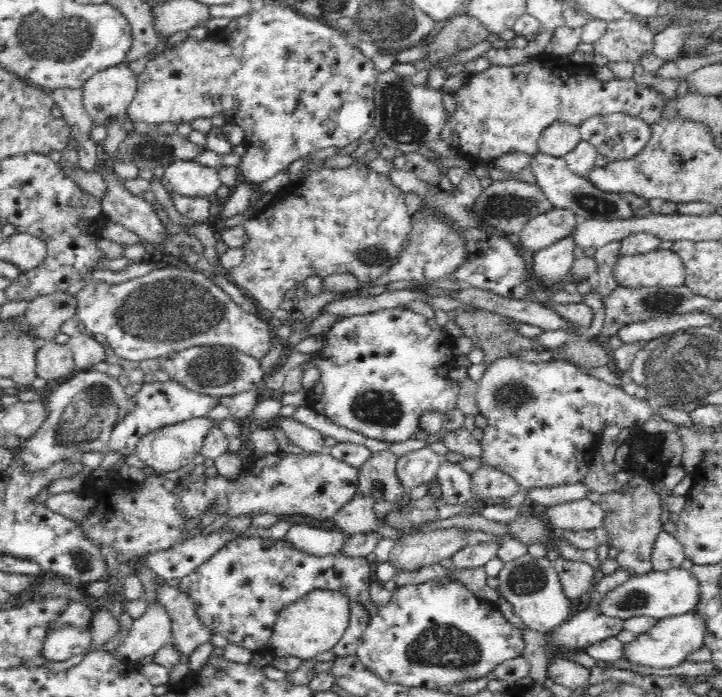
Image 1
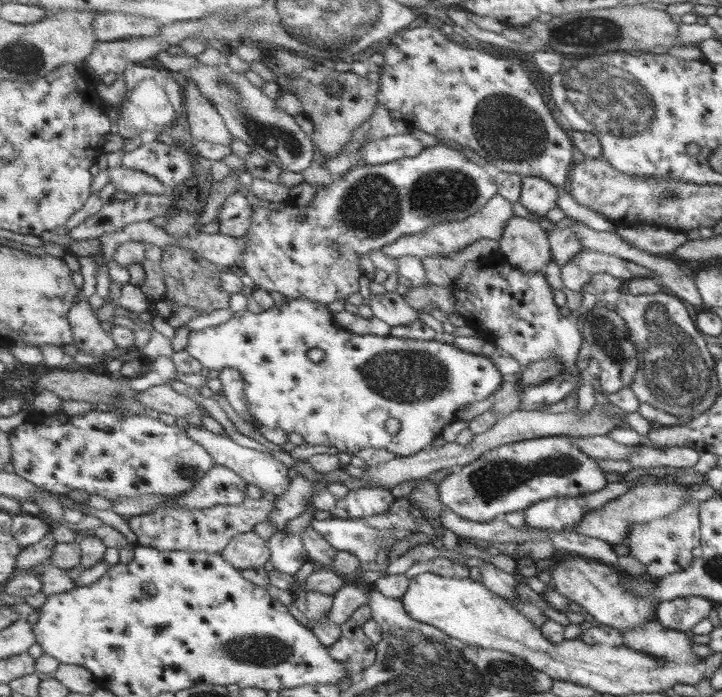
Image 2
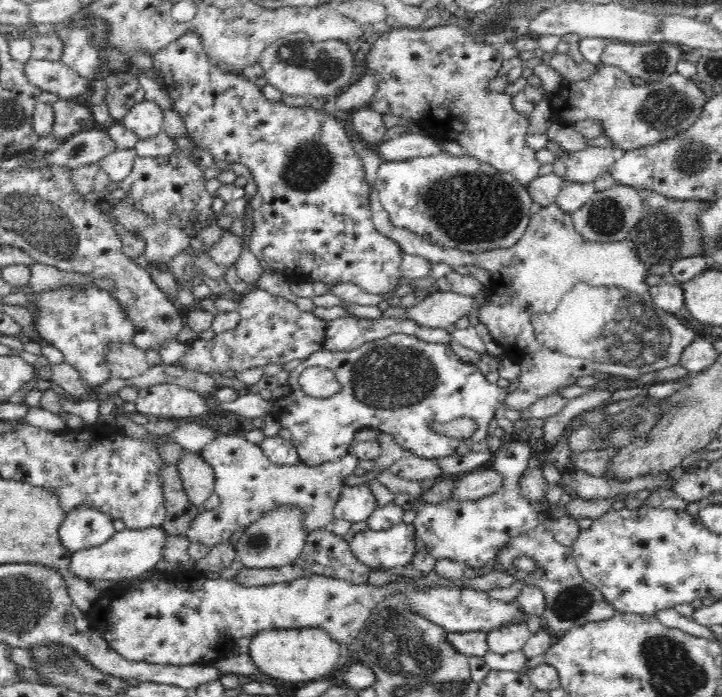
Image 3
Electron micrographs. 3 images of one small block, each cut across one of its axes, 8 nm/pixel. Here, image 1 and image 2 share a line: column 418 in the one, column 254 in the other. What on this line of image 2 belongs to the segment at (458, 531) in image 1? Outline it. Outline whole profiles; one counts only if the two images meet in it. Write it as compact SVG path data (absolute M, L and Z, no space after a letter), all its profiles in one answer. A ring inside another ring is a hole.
M254 531L234 536L221 554L238 569L258 569L270 563L272 555L268 540Z

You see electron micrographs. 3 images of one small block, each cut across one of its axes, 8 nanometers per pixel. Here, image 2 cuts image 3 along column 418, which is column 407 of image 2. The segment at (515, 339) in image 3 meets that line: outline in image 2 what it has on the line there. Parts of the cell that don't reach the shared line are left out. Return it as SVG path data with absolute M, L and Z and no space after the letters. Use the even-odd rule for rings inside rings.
M497 194L477 214L465 220L455 220L453 222L444 222L443 224L439 223L429 230L424 230L422 233L402 236L399 240L396 240L393 244L388 244L380 251L385 256L396 260L405 256L419 259L427 257L449 257L453 252L459 252L467 248L467 246L475 244L481 238L501 240L507 223L514 216L515 212L513 212L511 202L507 198L503 198L503 196ZM397 292L369 294L368 304L373 309L373 317L386 322L391 327L413 324L419 320L419 312L410 305L405 296Z

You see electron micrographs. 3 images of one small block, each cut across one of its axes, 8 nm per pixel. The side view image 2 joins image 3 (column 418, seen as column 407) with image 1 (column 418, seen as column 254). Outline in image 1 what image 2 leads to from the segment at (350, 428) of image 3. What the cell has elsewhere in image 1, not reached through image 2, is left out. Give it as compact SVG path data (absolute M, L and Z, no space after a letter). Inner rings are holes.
M398 306L390 309L377 310L373 313L352 315L349 317L343 317L339 321L336 321L330 329L326 332L326 337L328 337L328 344L324 348L320 348L318 352L311 354L310 360L308 362L302 363L302 367L310 368L312 366L317 366L320 370L321 378L315 384L314 388L308 391L308 403L313 410L318 413L327 416L334 424L338 426L343 426L348 430L353 430L354 432L359 432L368 438L373 438L374 440L384 440L387 443L392 442L404 442L404 440L410 440L412 434L419 428L420 415L424 410L437 410L442 414L447 414L449 411L458 409L457 401L459 397L460 386L458 382L454 382L442 375L443 366L451 360L452 353L449 348L444 348L444 340L447 336L442 331L442 326L436 323L435 319L430 318L424 314L418 314L416 311L406 310L403 306Z

